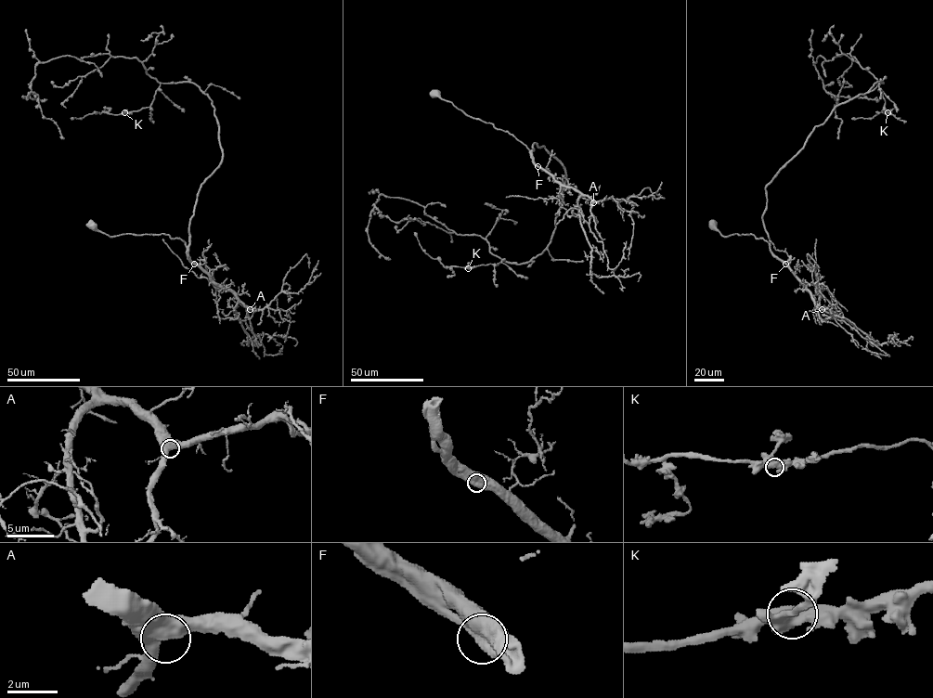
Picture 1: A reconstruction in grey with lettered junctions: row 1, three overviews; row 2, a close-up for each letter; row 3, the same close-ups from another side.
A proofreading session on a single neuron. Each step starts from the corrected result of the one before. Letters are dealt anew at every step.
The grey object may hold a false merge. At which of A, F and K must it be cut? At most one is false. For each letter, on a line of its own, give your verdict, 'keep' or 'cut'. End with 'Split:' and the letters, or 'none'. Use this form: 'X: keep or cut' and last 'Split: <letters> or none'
A: keep
F: keep
K: keep
Split: none

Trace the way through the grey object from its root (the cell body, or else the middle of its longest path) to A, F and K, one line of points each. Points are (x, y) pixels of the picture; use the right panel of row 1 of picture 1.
A: (713, 225), (724, 236), (751, 234), (766, 240), (770, 251), (822, 309)
F: (713, 225), (712, 227), (724, 236), (751, 234), (762, 238), (768, 242), (770, 251), (785, 264)
K: (713, 225), (724, 236), (751, 234), (770, 247), (762, 219), (765, 187), (814, 127), (878, 82), (887, 112)

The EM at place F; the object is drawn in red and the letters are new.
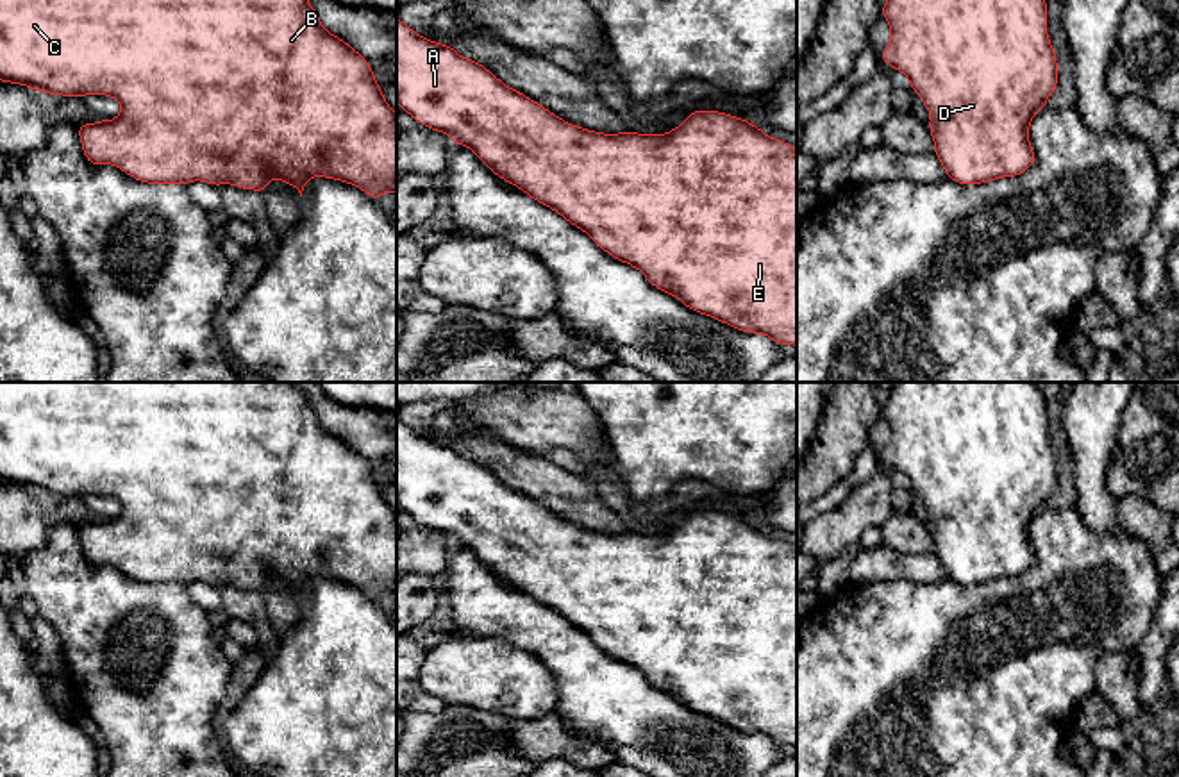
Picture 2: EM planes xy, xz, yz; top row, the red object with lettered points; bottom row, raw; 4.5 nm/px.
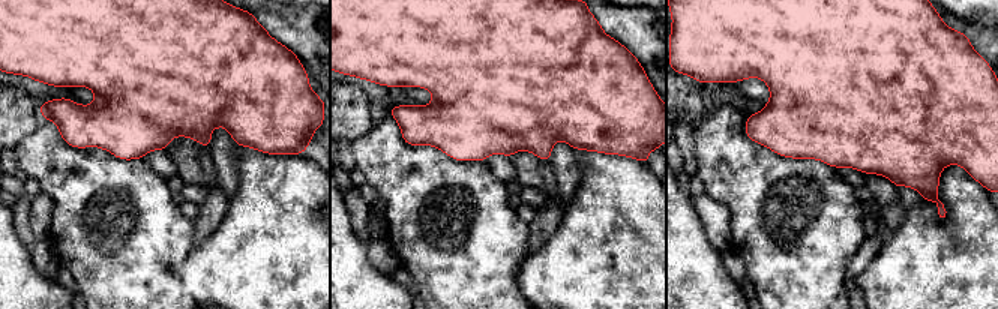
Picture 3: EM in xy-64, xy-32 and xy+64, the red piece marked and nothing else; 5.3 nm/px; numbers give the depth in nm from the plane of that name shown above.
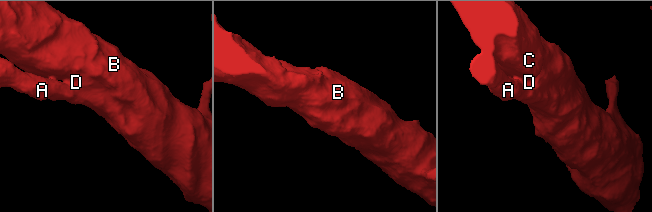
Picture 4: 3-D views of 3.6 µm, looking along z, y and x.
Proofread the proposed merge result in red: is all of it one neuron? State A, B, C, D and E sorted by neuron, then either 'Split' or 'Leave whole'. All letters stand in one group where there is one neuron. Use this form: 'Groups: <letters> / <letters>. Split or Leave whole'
Groups: A B C D E. Leave whole

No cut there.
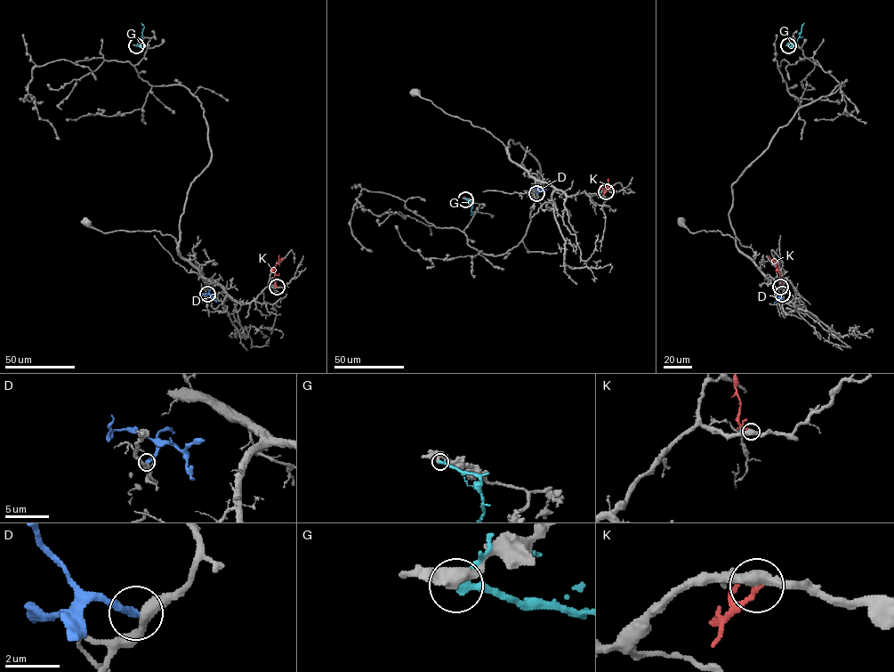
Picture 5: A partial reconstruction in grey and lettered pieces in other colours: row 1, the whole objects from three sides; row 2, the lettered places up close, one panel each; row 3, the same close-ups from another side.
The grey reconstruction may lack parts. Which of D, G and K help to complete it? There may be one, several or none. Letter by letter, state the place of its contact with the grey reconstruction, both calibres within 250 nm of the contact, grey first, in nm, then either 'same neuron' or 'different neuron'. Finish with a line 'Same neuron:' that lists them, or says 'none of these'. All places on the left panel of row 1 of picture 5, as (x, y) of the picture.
D: (207, 294) | 400/280 nm | different neuron
G: (136, 45) | 280/220 nm | different neuron
K: (277, 287) | 420/240 nm | different neuron
Same neuron: none of these

